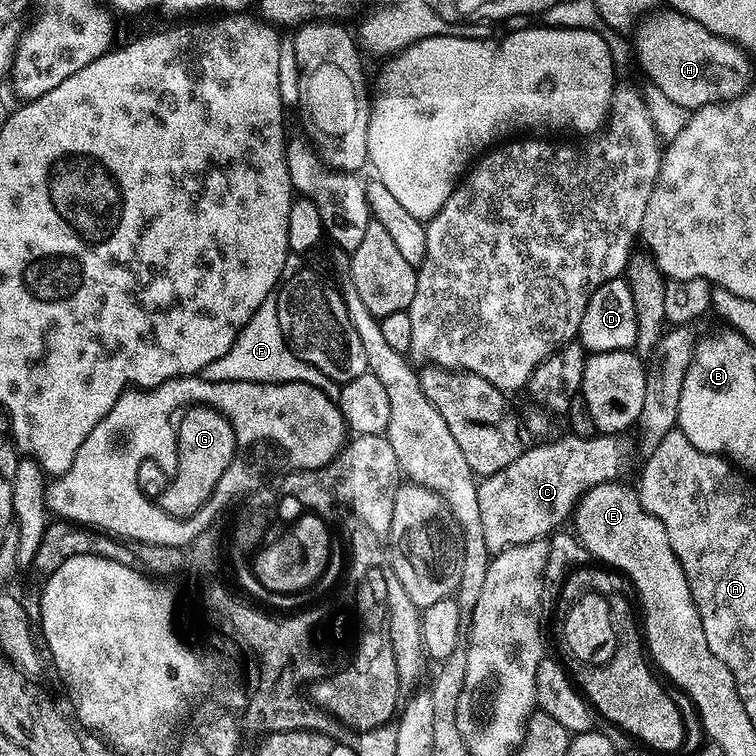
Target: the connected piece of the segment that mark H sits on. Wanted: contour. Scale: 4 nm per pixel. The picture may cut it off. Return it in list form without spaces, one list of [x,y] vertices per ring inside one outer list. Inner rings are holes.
[[[660,10],[649,15],[639,25],[636,34],[634,48],[637,53],[640,51],[640,66],[648,75],[649,81],[647,83],[660,90],[662,94],[670,98],[671,102],[695,110],[707,104],[725,104],[729,100],[743,95],[748,88],[753,87],[753,57],[734,41],[706,30],[706,26],[694,22],[694,18],[684,16],[675,10]]]

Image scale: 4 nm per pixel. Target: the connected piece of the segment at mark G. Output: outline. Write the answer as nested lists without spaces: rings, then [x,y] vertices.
[[[191,405],[177,421],[174,473],[170,484],[158,497],[160,508],[172,517],[184,519],[201,511],[219,487],[219,482],[236,458],[238,441],[229,422],[216,408]]]

